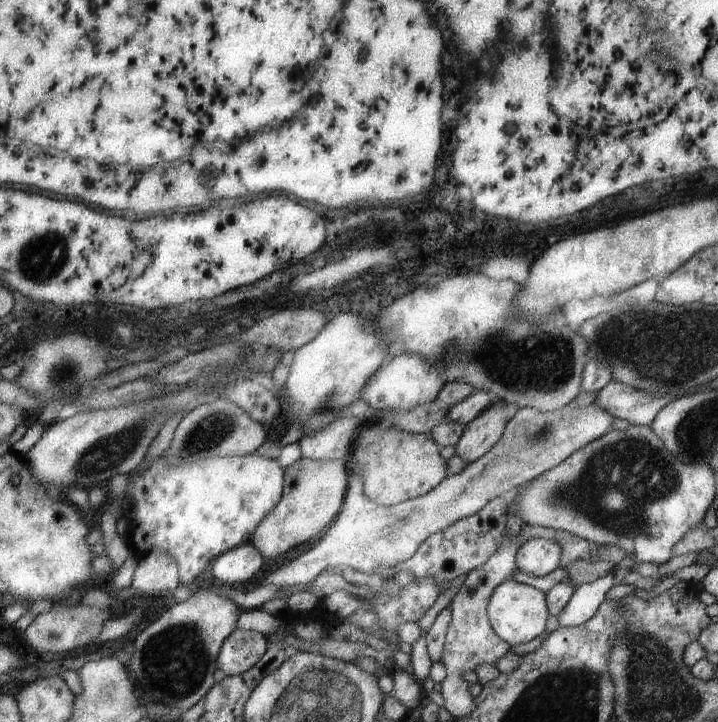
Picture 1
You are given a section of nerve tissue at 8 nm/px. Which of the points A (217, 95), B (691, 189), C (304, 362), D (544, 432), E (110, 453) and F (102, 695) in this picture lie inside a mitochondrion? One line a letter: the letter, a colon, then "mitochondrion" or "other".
A: other
B: other
C: other
D: mitochondrion
E: mitochondrion
F: mitochondrion

